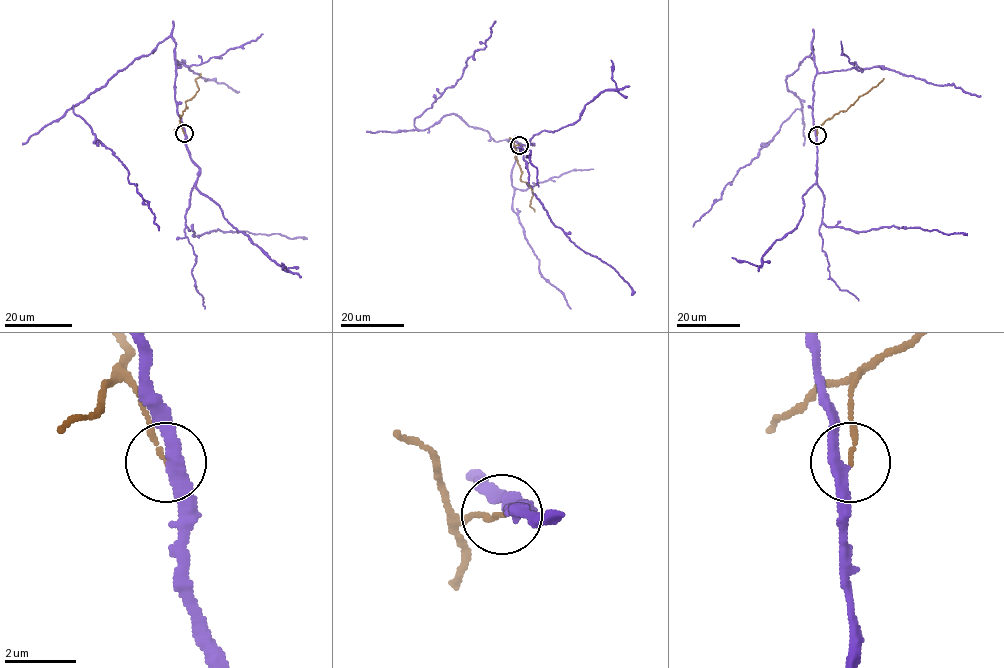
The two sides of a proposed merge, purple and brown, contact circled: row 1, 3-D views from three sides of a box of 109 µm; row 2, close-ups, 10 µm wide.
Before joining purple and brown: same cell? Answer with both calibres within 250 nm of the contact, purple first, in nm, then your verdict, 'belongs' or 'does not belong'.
340 nm thick on the purple side, 120 nm on the other; does not belong

